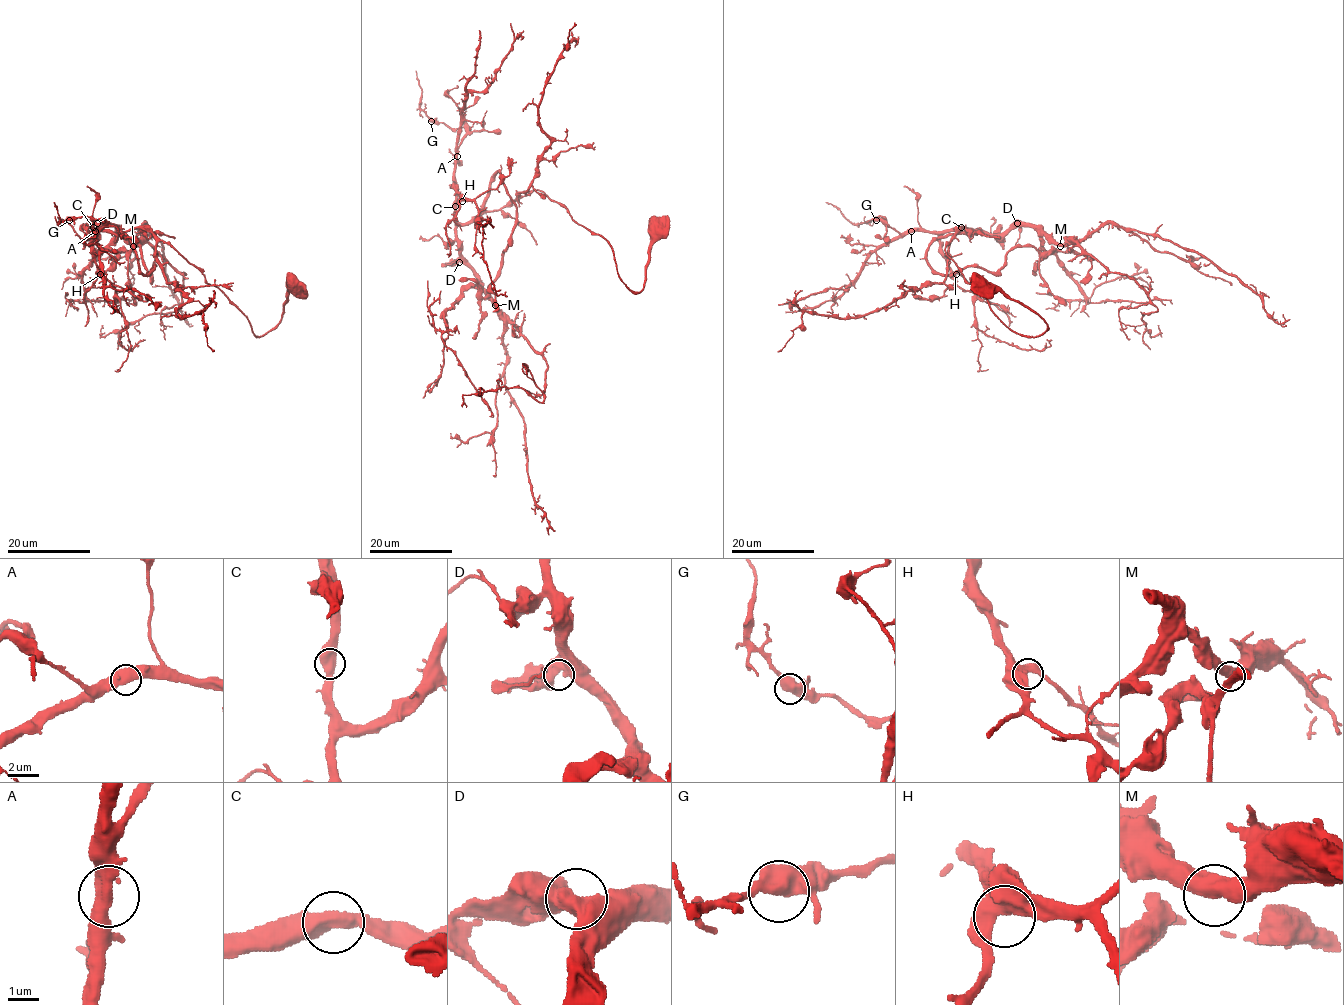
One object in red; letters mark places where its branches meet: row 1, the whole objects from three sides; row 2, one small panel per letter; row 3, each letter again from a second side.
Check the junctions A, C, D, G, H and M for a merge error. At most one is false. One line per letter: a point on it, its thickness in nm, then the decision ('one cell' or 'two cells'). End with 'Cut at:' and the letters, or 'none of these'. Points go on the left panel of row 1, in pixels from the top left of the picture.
A: at (95, 231); 550 nm thick; one cell
C: at (93, 227); 600 nm thick; one cell
D: at (97, 223); 600 nm thick; one cell
G: at (69, 220); 600 nm thick; one cell
H: at (100, 274); 600 nm thick; one cell
M: at (133, 246); 550 nm thick; one cell
Cut at: none of these

